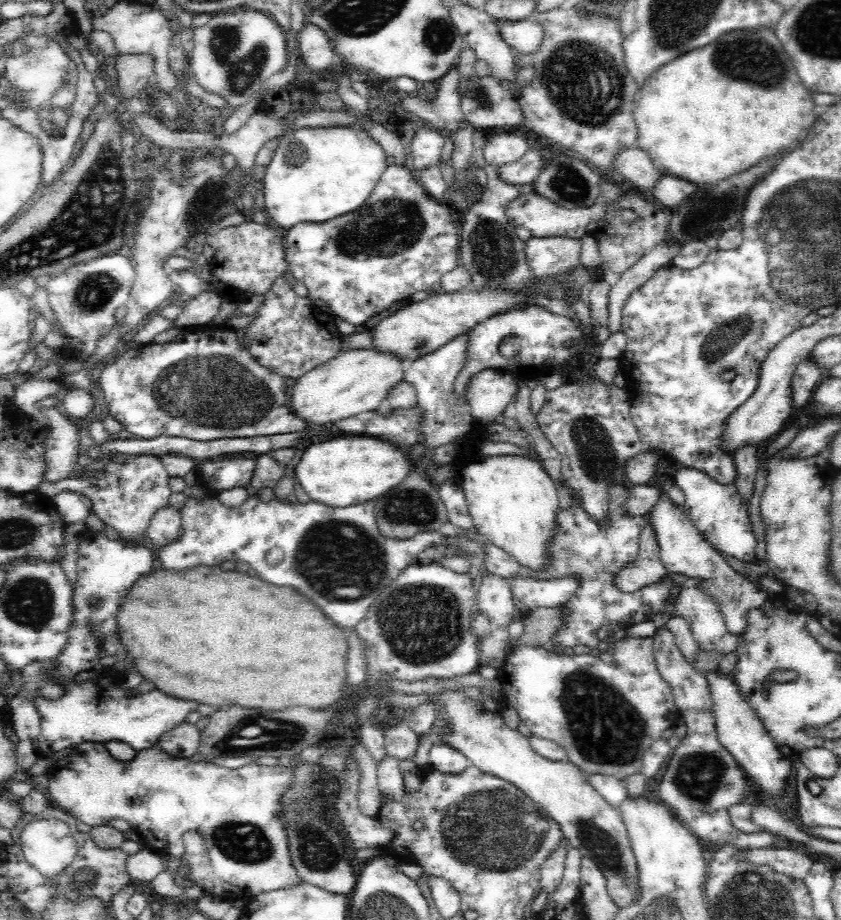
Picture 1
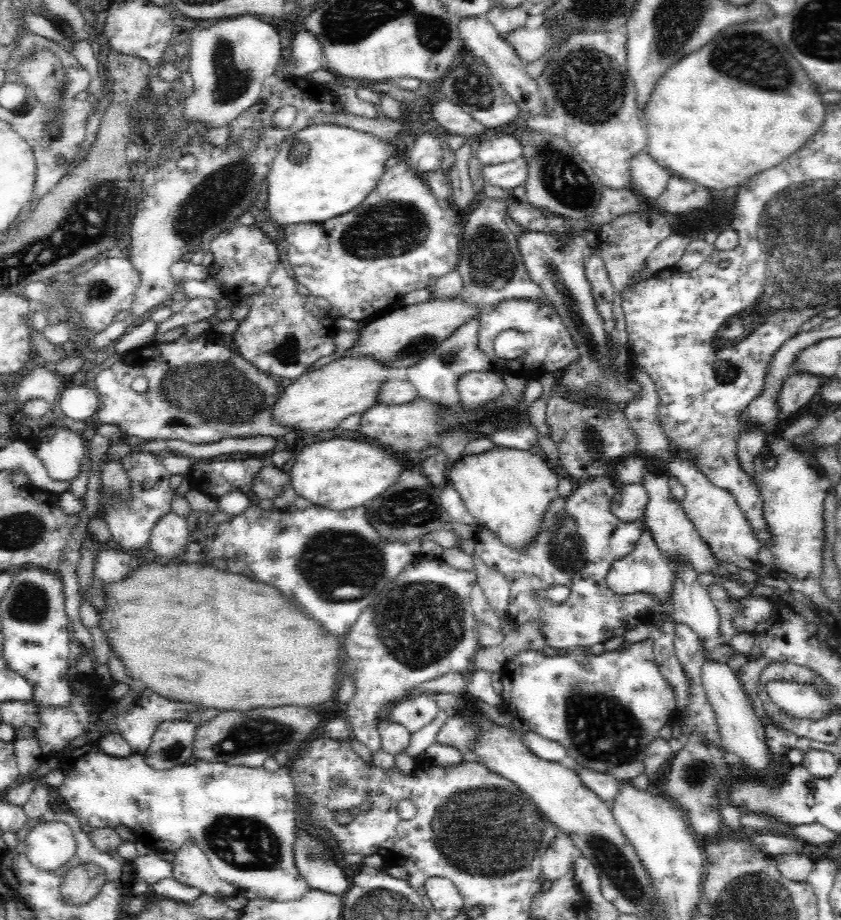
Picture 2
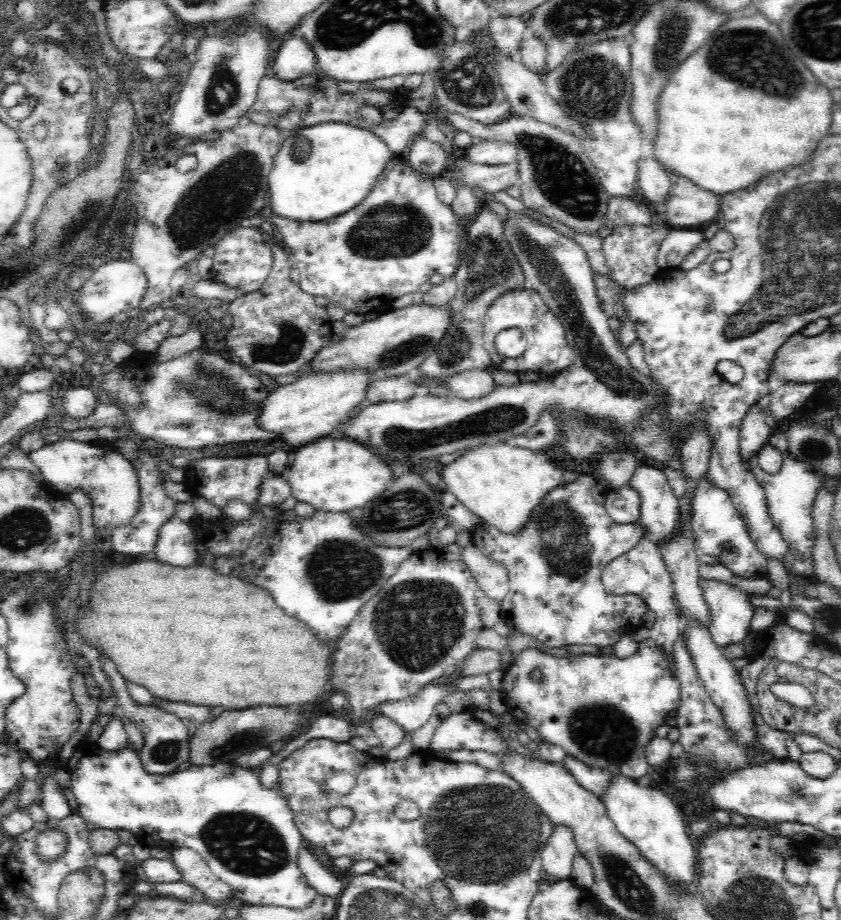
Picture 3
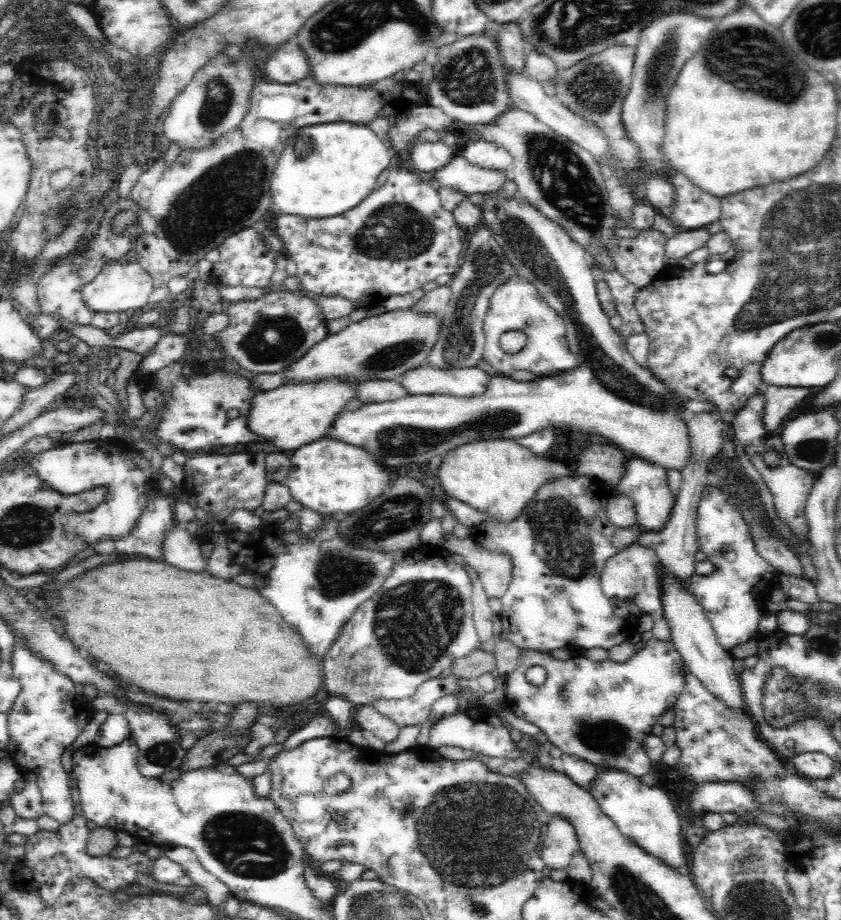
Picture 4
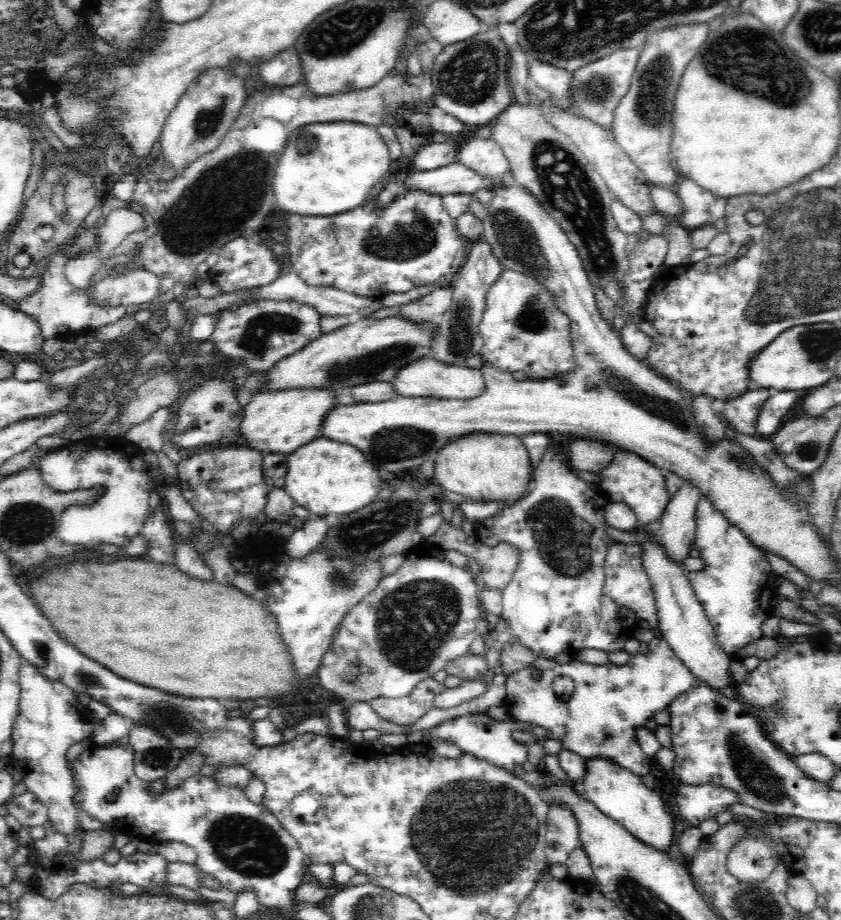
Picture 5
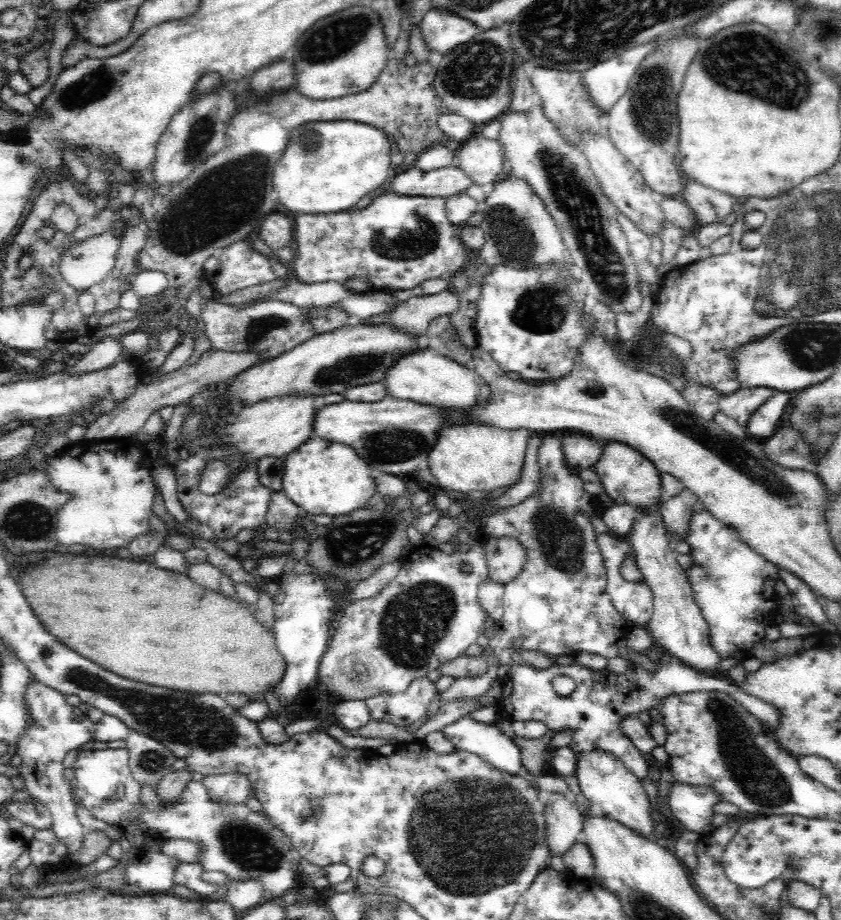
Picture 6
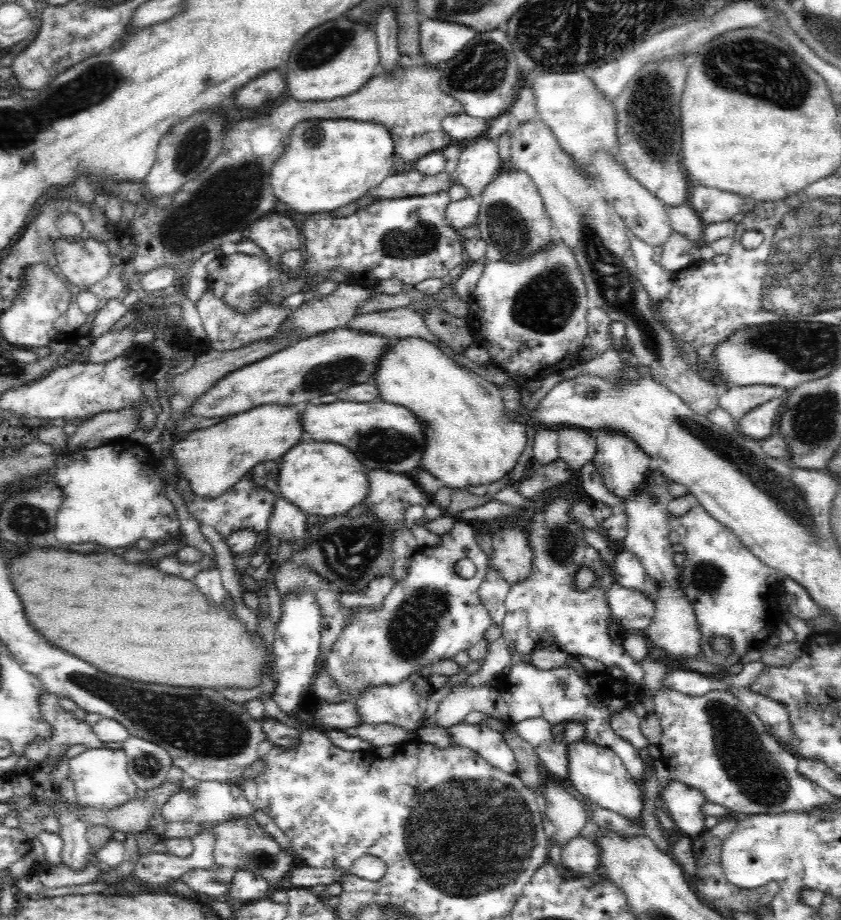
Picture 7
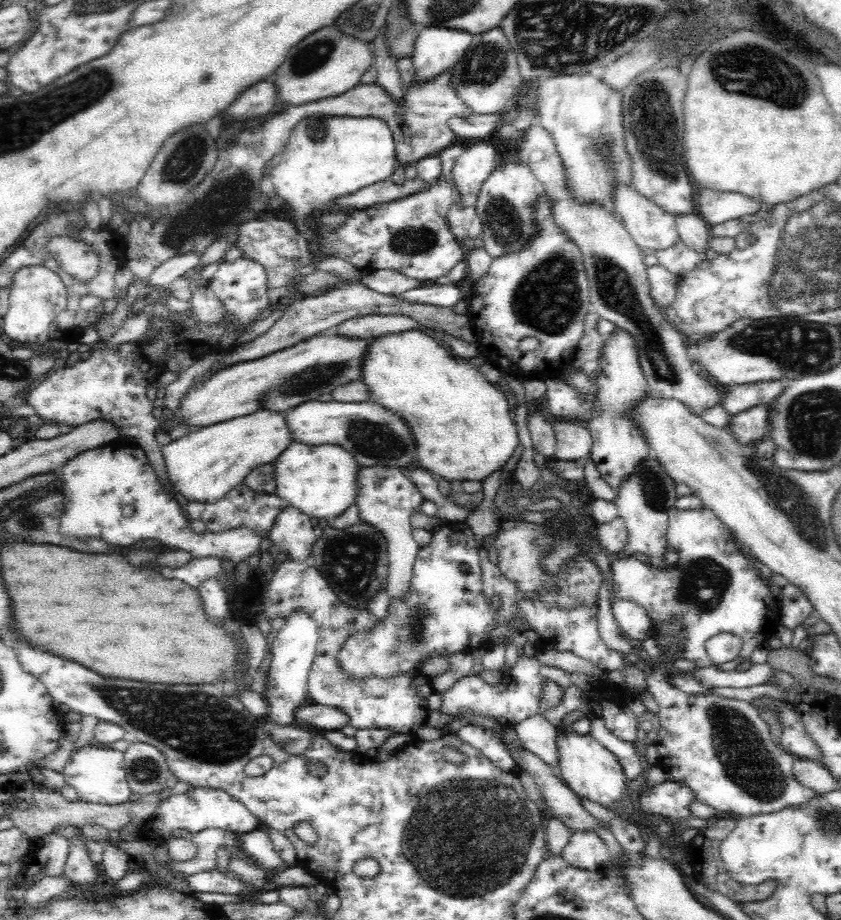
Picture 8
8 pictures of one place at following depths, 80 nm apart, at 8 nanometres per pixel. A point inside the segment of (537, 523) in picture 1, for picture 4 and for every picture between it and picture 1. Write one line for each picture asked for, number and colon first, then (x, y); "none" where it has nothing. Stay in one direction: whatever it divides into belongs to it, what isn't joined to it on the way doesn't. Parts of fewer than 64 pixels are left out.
2: (507, 490)
3: (501, 483)
4: (498, 476)

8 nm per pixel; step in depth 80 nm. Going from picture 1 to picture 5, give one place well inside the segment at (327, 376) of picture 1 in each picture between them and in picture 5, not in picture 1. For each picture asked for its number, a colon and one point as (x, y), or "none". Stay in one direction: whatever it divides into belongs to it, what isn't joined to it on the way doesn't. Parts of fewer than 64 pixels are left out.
2: (319, 400)
3: (310, 407)
4: (288, 417)
5: (274, 422)

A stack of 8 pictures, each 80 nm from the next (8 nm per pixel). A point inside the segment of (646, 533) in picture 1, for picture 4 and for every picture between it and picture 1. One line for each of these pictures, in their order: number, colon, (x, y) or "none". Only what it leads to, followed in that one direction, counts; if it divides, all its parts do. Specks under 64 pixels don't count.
2: (644, 570)
3: (641, 572)
4: (631, 574)

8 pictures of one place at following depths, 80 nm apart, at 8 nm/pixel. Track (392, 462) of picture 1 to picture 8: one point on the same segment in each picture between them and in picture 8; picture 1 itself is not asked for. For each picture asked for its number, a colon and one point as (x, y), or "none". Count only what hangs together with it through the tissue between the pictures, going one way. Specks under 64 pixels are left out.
2: (338, 474)
3: (334, 476)
4: (328, 476)
5: (325, 477)
6: (322, 477)
7: (321, 478)
8: (321, 481)

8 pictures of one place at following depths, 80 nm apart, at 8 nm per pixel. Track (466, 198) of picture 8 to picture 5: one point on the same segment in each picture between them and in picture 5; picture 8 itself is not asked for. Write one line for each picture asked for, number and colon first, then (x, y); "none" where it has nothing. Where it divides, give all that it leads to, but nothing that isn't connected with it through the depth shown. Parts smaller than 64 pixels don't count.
5: (483, 156)
6: (480, 159)
7: (479, 162)

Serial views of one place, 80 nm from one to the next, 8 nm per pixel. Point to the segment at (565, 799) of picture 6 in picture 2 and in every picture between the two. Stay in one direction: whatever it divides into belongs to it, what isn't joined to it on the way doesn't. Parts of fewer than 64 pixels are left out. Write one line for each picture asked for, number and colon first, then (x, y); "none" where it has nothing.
2: (557, 860)
3: (557, 855)
4: (560, 842)
5: (562, 836)

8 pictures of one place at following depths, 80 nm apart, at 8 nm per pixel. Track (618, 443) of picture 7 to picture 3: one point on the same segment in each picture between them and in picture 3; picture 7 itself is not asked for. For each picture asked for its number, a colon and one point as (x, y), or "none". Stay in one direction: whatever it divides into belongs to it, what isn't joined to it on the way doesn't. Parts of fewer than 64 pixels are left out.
3: (659, 506)
4: (645, 484)
5: (630, 479)
6: (630, 478)

